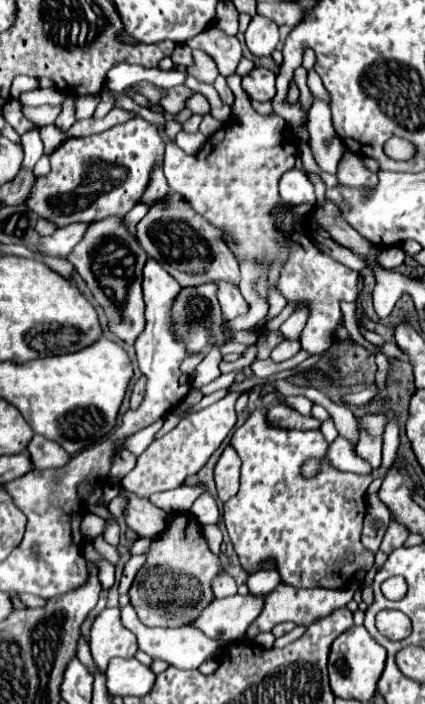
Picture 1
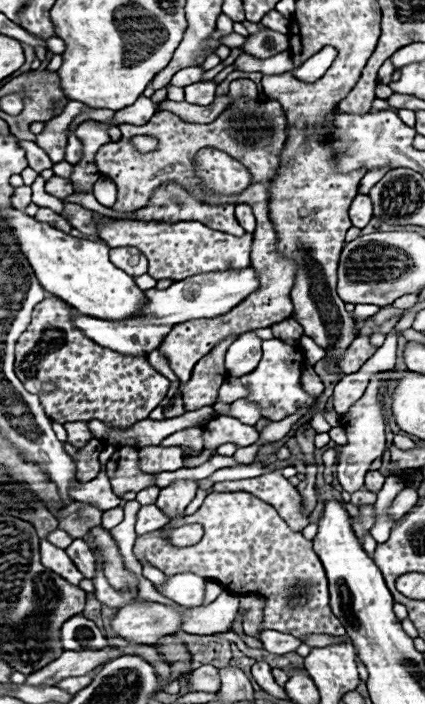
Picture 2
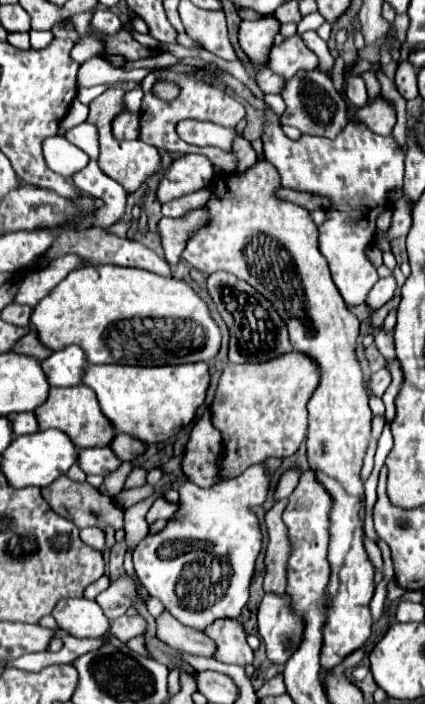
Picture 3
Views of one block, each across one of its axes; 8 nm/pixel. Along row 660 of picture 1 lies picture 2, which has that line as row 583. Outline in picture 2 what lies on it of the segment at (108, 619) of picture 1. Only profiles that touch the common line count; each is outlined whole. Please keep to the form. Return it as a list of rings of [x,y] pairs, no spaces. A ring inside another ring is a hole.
[[[100,560],[96,562],[96,578],[94,578],[94,586],[96,586],[96,592],[94,592],[96,598],[98,598],[102,604],[112,606],[112,608],[120,608],[122,604],[128,604],[128,602],[134,598],[132,592],[116,592],[116,590],[108,584],[108,580],[106,580],[106,576],[104,576],[104,572],[102,572]]]

